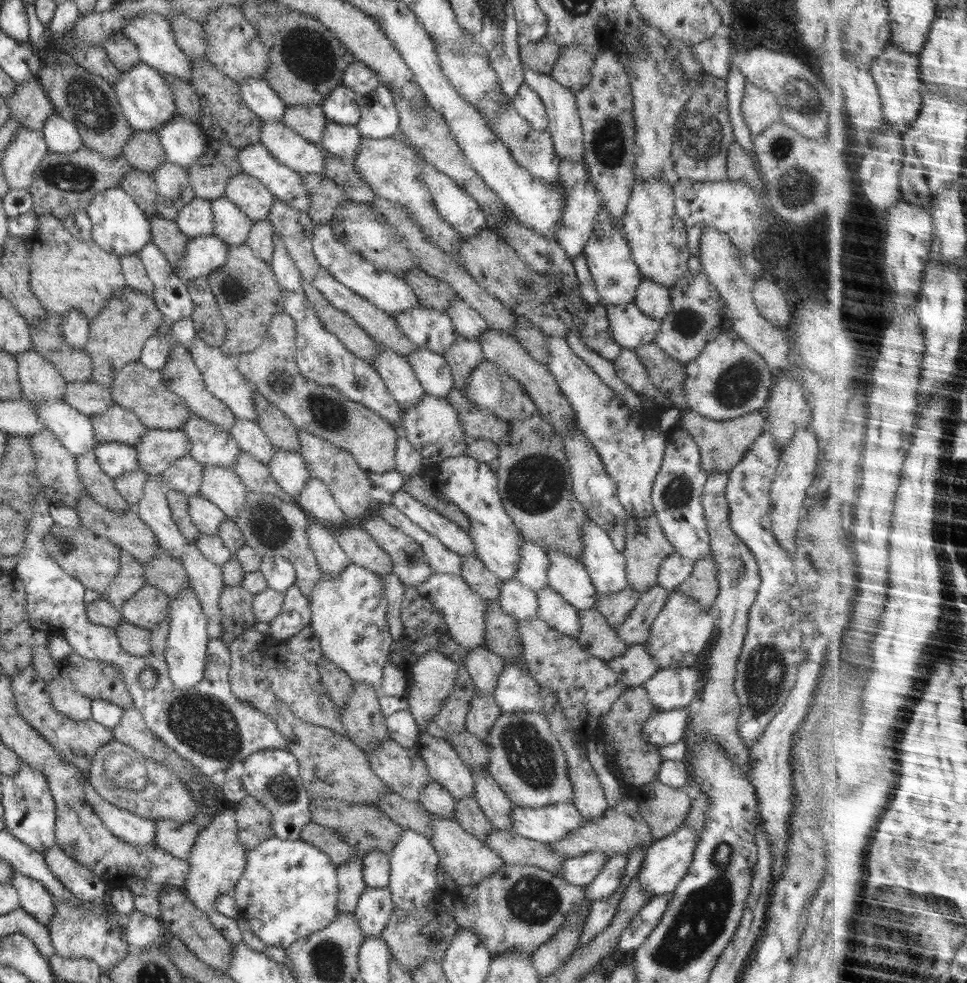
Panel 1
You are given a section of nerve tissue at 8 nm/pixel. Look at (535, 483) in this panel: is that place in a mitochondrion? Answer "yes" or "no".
yes

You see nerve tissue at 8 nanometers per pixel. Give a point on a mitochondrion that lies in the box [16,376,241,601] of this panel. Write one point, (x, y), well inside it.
(60, 543)

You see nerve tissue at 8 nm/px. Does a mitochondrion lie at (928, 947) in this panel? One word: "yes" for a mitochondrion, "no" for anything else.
yes

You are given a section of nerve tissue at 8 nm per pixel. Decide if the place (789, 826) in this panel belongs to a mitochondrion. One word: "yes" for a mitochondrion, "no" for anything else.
no

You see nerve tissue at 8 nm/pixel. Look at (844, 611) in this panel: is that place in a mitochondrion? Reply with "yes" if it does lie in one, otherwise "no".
no

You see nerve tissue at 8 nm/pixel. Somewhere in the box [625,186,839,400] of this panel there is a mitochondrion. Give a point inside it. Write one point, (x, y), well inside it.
(686, 322)

